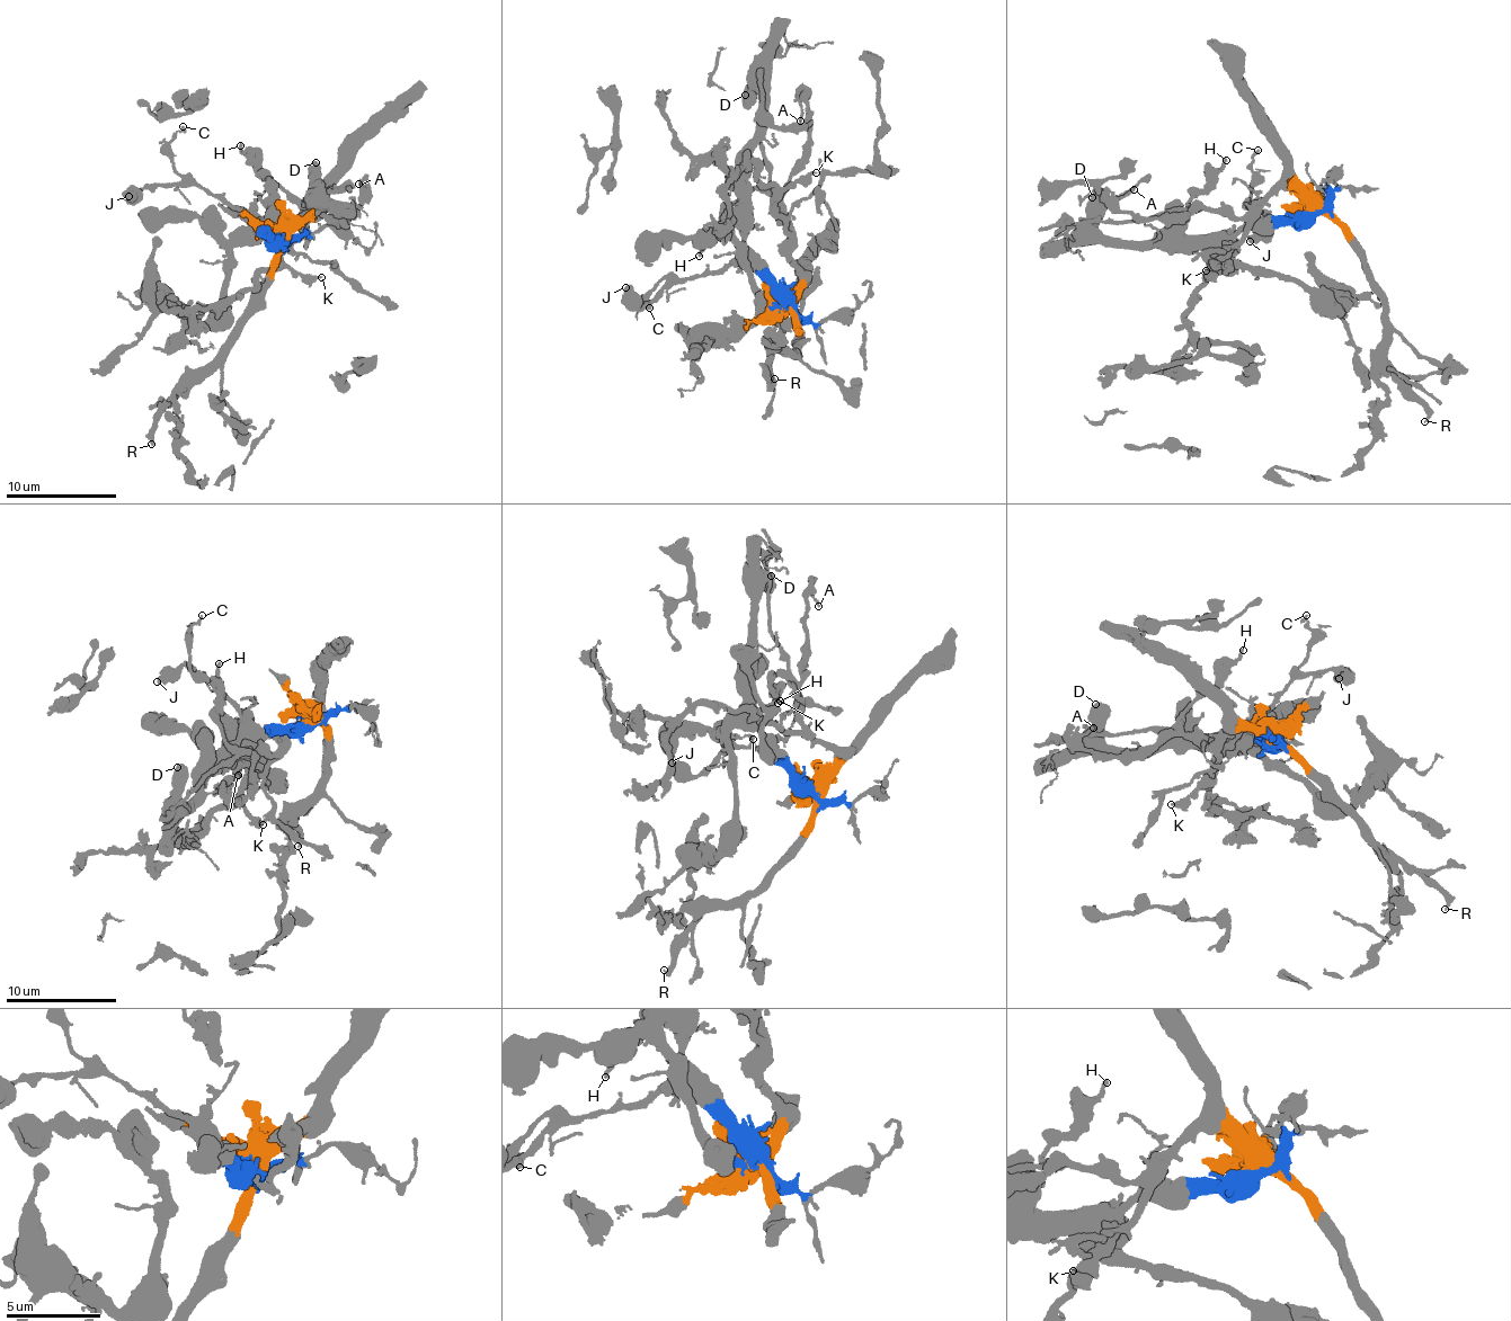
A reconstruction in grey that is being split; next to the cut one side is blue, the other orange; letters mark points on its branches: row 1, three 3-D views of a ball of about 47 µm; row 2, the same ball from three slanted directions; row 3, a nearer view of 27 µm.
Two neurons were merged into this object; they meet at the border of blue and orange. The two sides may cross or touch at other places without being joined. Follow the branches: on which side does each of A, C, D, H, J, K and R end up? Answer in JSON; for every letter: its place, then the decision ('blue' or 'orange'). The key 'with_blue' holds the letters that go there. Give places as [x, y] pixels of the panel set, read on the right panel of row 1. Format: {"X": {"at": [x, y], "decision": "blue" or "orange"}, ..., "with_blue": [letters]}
{"A": {"at": [1134, 189], "decision": "orange"}, "C": {"at": [1258, 150], "decision": "blue"}, "D": {"at": [1092, 197], "decision": "blue"}, "H": {"at": [1226, 160], "decision": "orange"}, "J": {"at": [1250, 241], "decision": "blue"}, "K": {"at": [1206, 270], "decision": "orange"}, "R": {"at": [1424, 421], "decision": "orange"}, "with_blue": ["C", "D", "J"]}

